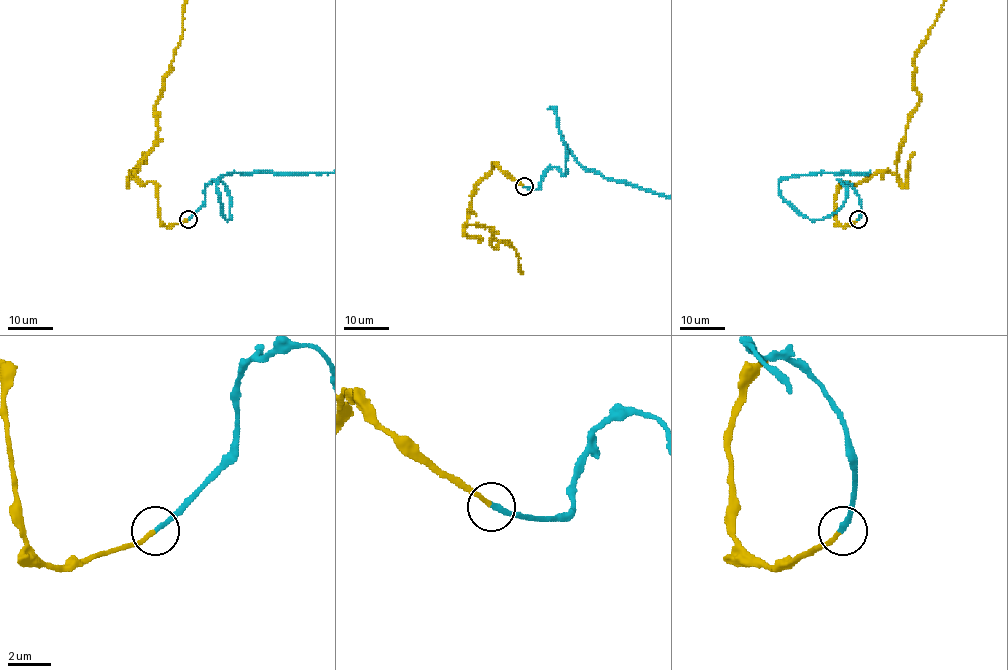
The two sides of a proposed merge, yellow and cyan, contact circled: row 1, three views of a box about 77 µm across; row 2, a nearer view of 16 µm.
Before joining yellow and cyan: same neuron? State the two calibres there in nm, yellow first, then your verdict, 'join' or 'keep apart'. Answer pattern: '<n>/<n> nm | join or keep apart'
200/240 nm | join

